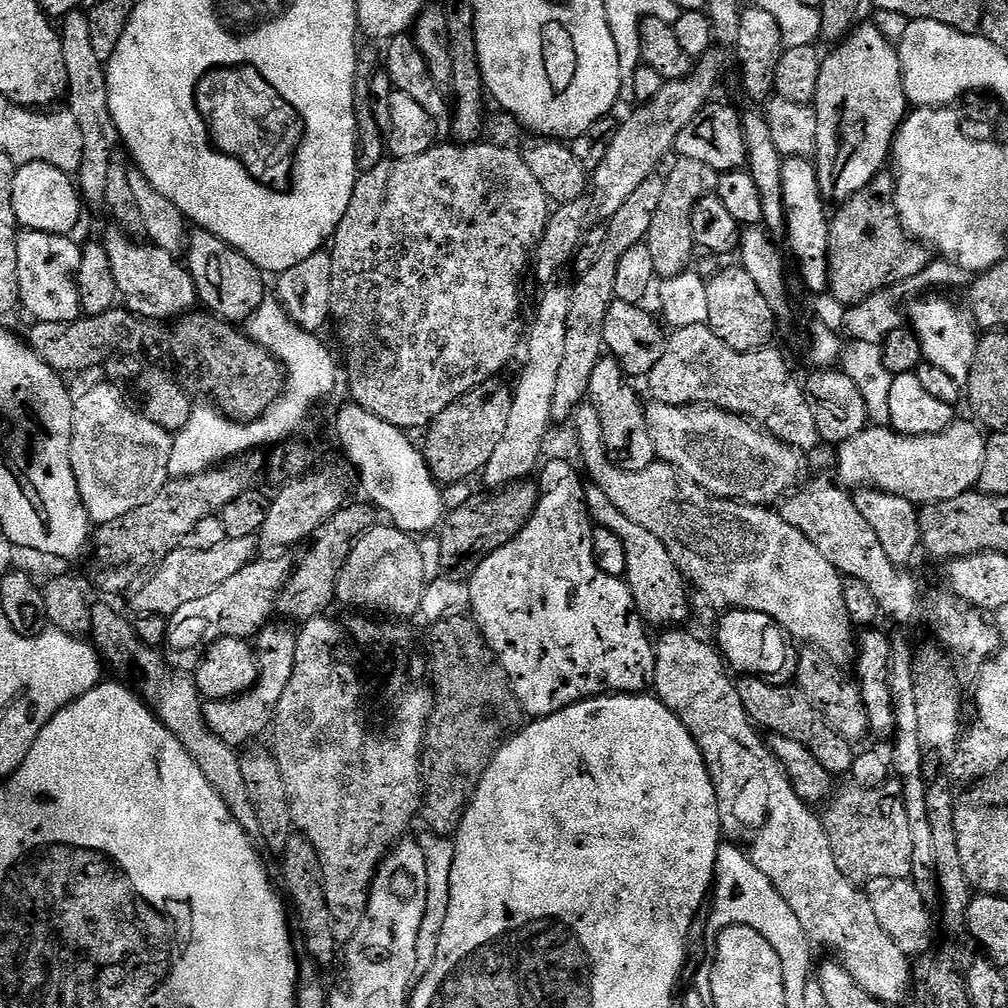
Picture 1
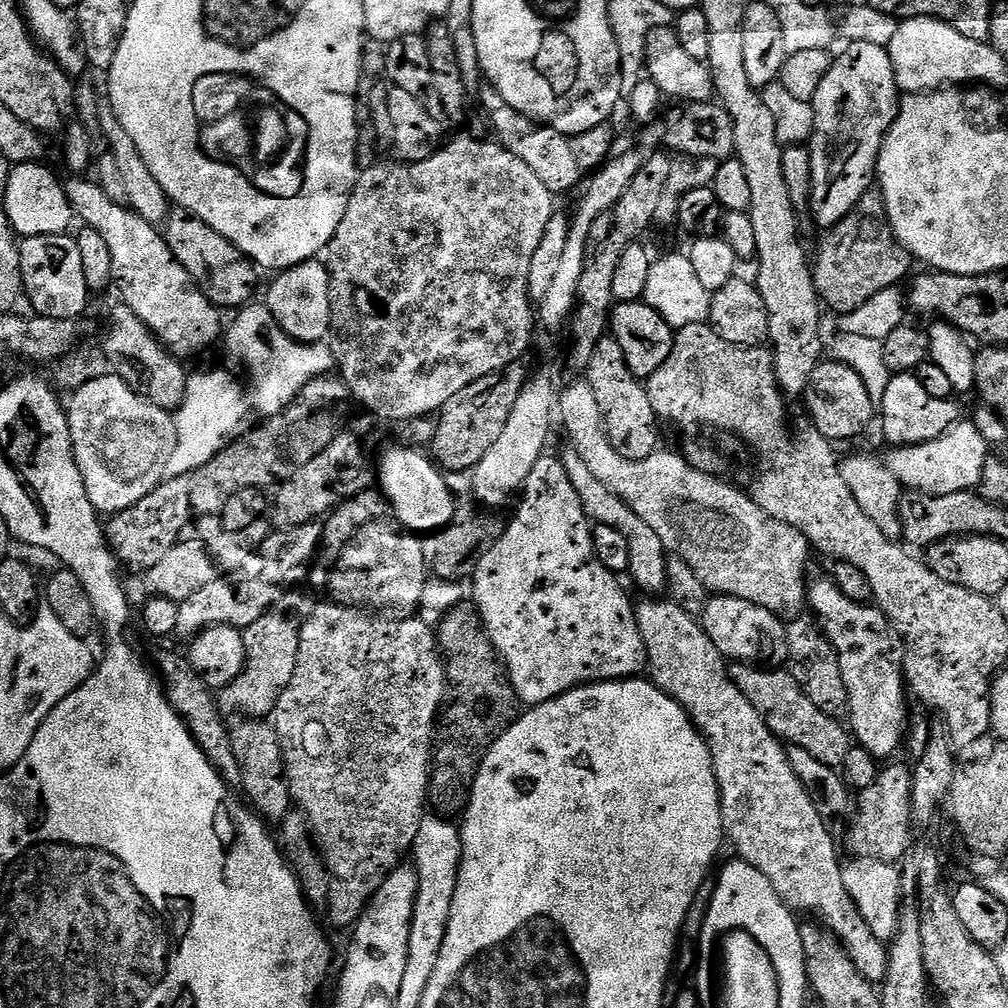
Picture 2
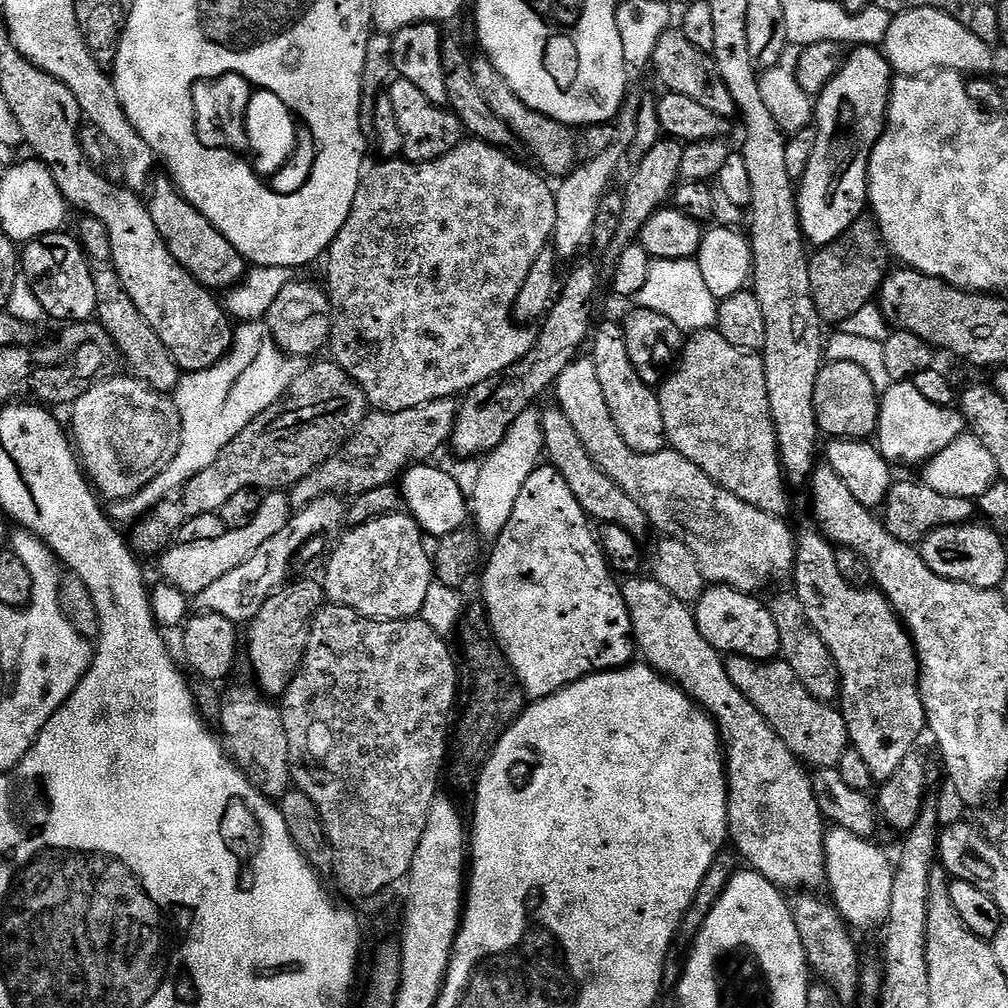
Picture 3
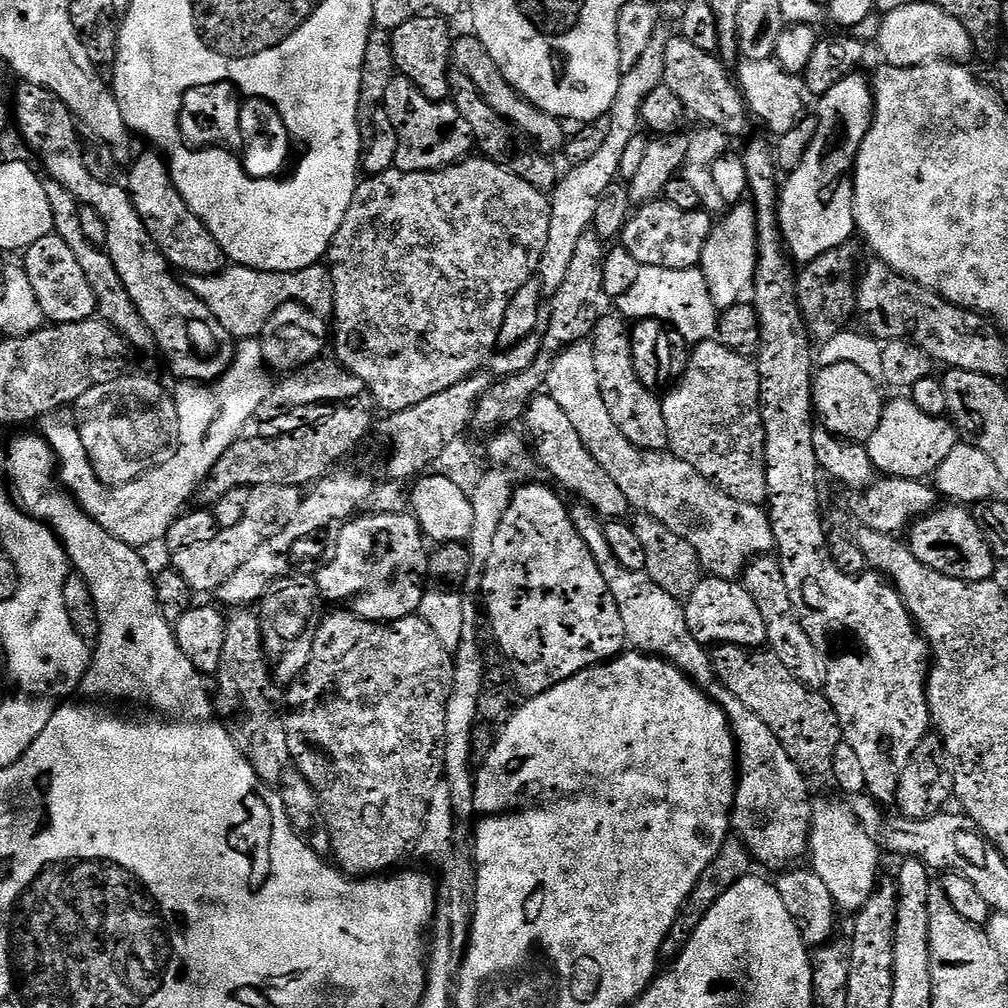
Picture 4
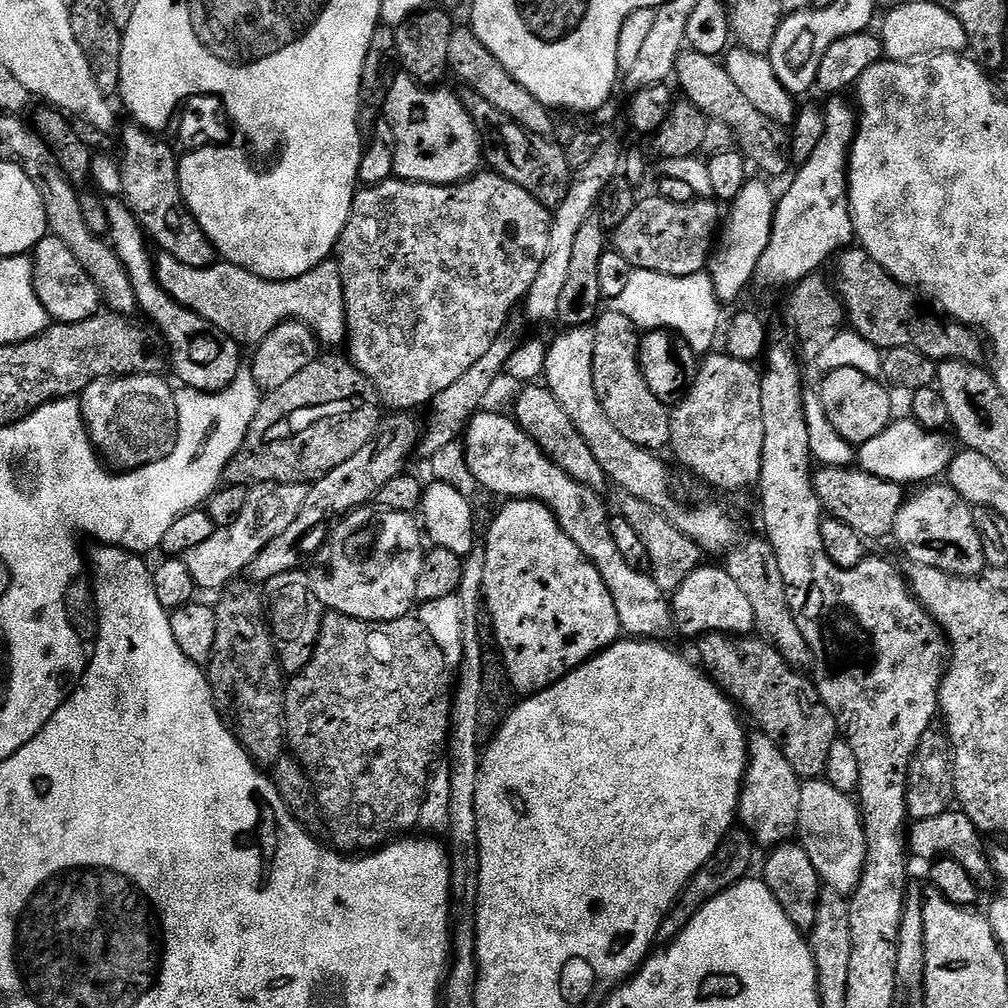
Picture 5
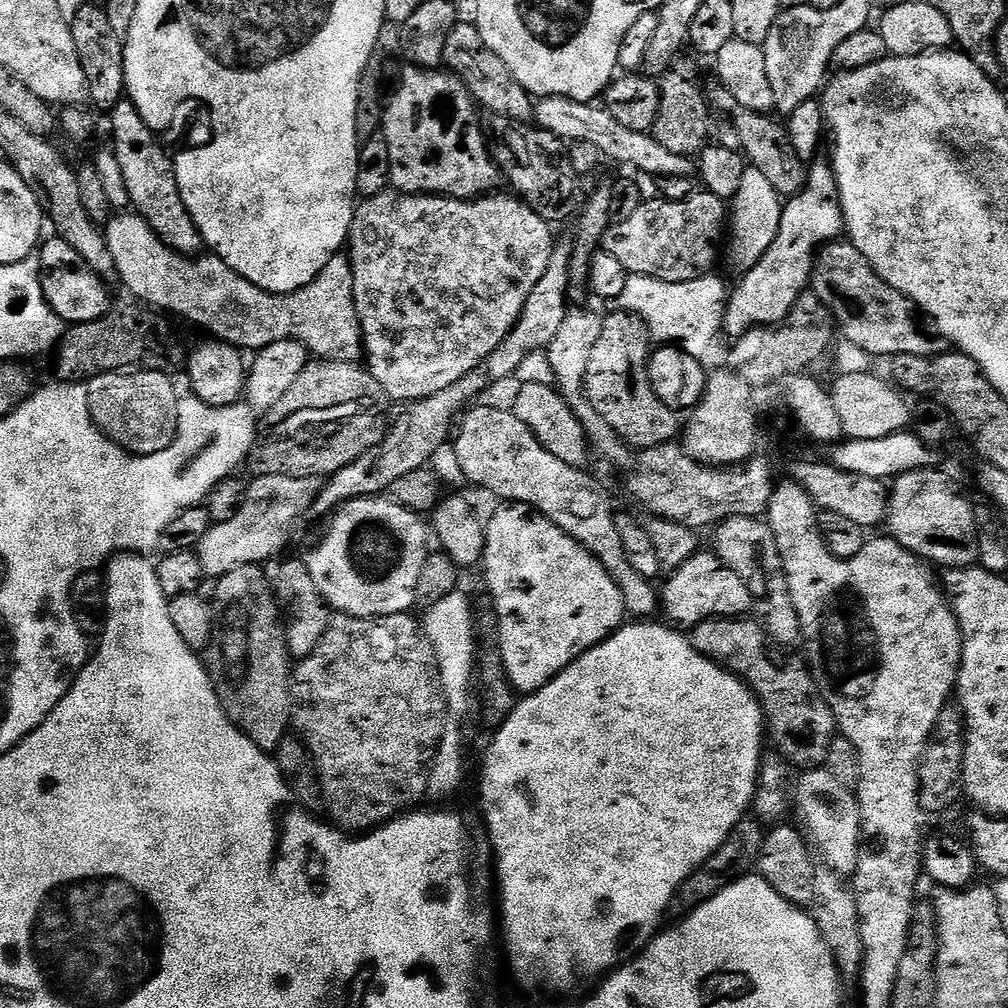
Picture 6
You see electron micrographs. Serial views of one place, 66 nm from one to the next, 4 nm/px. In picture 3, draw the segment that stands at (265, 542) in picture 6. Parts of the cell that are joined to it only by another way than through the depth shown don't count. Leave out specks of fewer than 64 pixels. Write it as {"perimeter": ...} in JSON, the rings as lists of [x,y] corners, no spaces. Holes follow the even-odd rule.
{"perimeter":[[[272,490],[265,496],[268,497],[259,501],[256,513],[247,520],[244,527],[227,529],[222,538],[210,538],[206,542],[173,543],[159,557],[160,572],[164,575],[161,577],[188,597],[195,598],[199,592],[206,590],[206,586],[218,582],[222,574],[230,574],[230,570],[242,566],[242,562],[249,560],[254,550],[262,546],[262,542],[270,542],[270,538],[274,538],[274,534],[278,534],[278,530],[282,530],[282,526],[286,526],[294,514],[292,501],[283,491]]]}

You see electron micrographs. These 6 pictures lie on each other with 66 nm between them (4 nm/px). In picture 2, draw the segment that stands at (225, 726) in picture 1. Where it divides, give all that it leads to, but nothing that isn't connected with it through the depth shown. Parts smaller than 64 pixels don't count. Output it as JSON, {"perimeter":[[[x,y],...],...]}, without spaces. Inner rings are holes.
{"perimeter":[[[285,591],[284,595],[266,610],[266,614],[258,618],[258,622],[243,629],[246,650],[244,671],[234,682],[219,689],[216,696],[216,705],[225,717],[263,721],[275,713],[278,698],[294,679],[294,670],[298,666],[300,628],[314,607],[314,600],[296,591]]]}

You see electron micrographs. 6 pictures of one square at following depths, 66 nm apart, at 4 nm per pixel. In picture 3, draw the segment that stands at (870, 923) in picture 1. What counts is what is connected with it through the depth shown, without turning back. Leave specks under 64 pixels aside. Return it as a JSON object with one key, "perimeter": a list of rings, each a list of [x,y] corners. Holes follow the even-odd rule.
{"perimeter":[[[628,578],[622,584],[637,653],[649,668],[671,680],[695,704],[700,705],[716,724],[728,774],[728,834],[731,843],[736,843],[735,851],[751,871],[761,872],[777,890],[823,889],[828,879],[824,857],[826,821],[821,816],[818,802],[814,798],[811,775],[806,771],[805,765],[788,749],[786,742],[782,742],[782,738],[774,734],[766,718],[762,718],[762,714],[754,710],[742,690],[738,690],[738,686],[730,682],[730,674],[726,674],[724,665],[725,657],[718,650],[714,650],[714,646],[710,646],[706,638],[702,638],[696,625],[695,611],[674,598],[670,591],[653,578],[640,579]]]}

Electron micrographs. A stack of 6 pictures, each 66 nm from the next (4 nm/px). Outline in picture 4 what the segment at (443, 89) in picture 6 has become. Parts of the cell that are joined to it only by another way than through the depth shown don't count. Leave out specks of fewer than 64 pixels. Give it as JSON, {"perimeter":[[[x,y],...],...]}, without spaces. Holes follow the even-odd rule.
{"perimeter":[[[399,74],[393,75],[390,86],[386,86],[386,97],[400,107],[396,112],[400,120],[393,119],[391,125],[396,132],[398,142],[396,167],[402,169],[403,172],[436,172],[439,168],[448,168],[452,164],[457,164],[473,151],[472,135],[469,134],[467,124],[458,114],[455,103],[437,102],[426,98],[405,76]]]}

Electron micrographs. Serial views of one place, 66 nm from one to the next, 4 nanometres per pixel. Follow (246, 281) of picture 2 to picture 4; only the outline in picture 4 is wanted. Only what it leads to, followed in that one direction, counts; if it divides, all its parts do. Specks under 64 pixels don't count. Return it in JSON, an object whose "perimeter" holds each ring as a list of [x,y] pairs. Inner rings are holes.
{"perimeter":[[[150,151],[141,156],[139,153],[126,172],[126,187],[150,238],[154,238],[161,254],[173,269],[181,268],[188,276],[217,276],[226,267],[222,246],[212,237],[212,231],[192,213],[186,200],[184,204],[179,190],[172,185],[172,176],[168,173],[164,156],[159,151]]]}

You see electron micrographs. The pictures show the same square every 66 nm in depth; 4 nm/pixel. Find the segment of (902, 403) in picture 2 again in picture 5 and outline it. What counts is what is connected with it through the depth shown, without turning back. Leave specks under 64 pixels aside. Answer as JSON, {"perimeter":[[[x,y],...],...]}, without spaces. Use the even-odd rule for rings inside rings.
{"perimeter":[[[911,418],[893,419],[878,438],[870,438],[870,442],[859,445],[858,467],[862,472],[905,486],[924,486],[939,481],[943,477],[940,475],[951,469],[954,455],[953,441],[948,441],[944,435],[943,431],[924,428]]]}

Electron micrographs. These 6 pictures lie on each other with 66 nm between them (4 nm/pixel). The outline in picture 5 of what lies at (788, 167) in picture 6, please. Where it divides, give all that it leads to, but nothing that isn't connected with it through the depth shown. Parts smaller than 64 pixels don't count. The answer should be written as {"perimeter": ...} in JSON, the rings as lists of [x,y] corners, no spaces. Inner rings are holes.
{"perimeter":[[[685,50],[676,63],[674,80],[675,83],[680,83],[680,88],[684,91],[683,99],[687,103],[694,105],[709,120],[726,122],[726,126],[730,126],[736,139],[736,148],[743,152],[755,167],[757,164],[765,172],[765,177],[780,176],[787,170],[788,164],[790,165],[790,152],[786,147],[790,140],[789,133],[752,105],[750,98],[746,98],[746,94],[738,90],[738,82],[730,78],[730,74],[717,57]]]}

